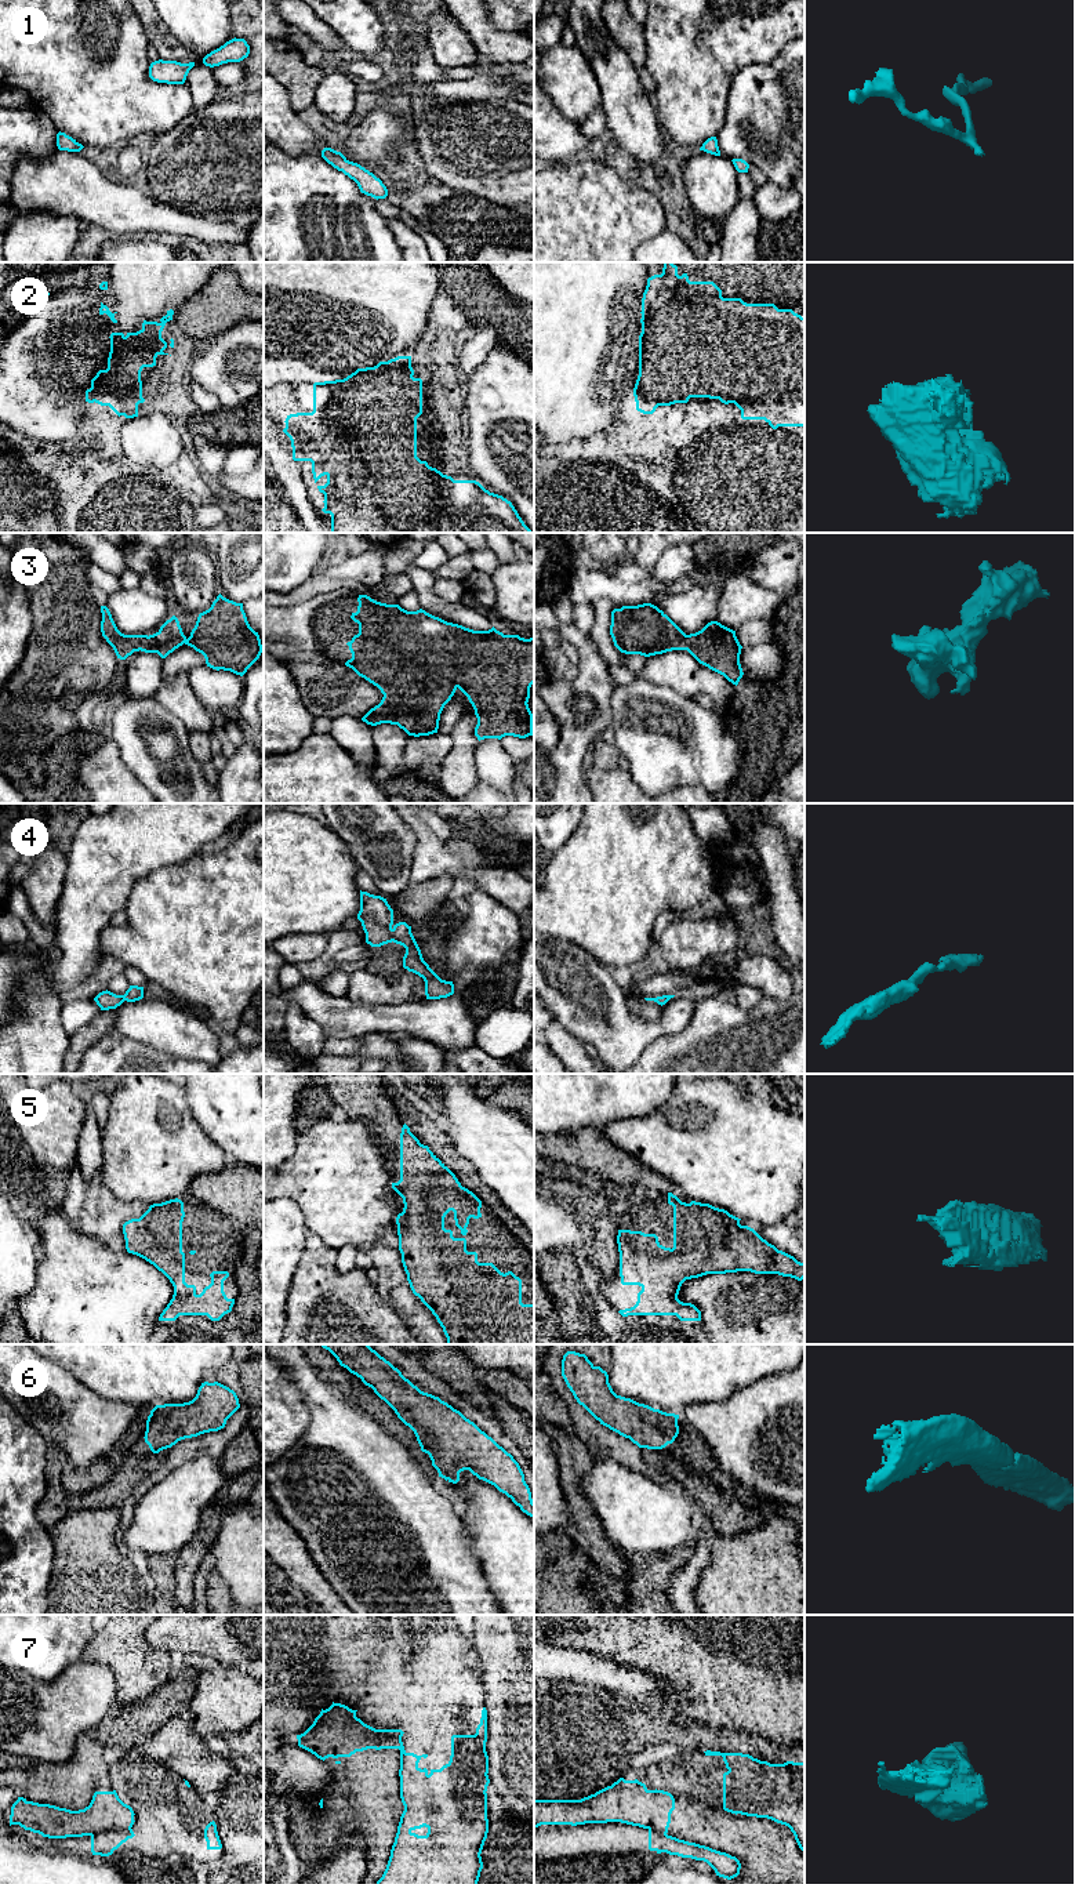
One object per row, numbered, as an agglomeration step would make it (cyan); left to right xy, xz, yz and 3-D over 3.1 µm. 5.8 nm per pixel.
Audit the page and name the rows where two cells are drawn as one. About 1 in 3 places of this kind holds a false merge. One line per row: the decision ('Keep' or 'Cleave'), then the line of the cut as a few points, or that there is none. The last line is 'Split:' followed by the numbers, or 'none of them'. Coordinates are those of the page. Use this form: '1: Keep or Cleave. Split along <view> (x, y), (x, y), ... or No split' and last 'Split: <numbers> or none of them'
1: Keep. No split
2: Keep. No split
3: Keep. No split
4: Keep. No split
5: Keep. No split
6: Keep. No split
7: Cleave. Split along xy (130, 1828), (95, 1832), (91, 1836)
Split: 7

